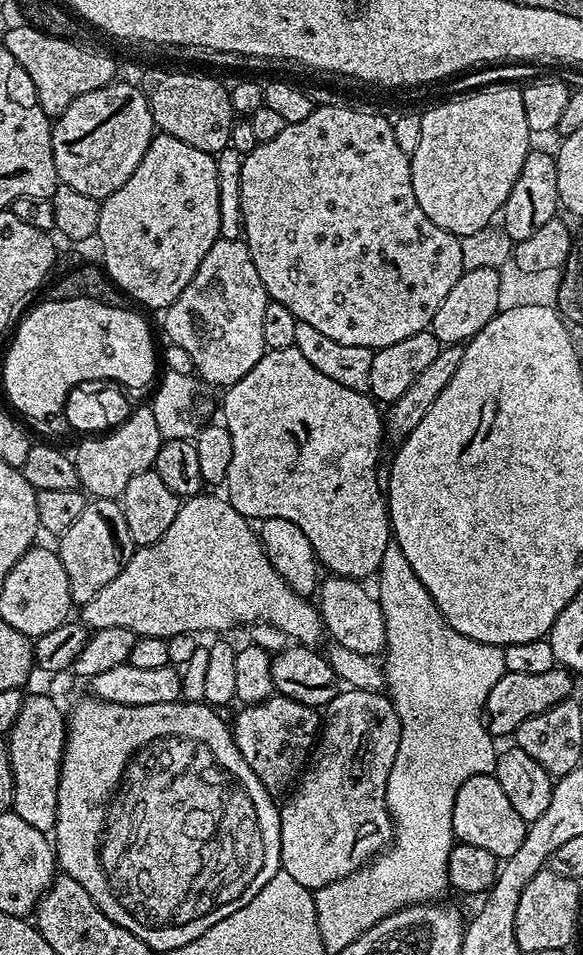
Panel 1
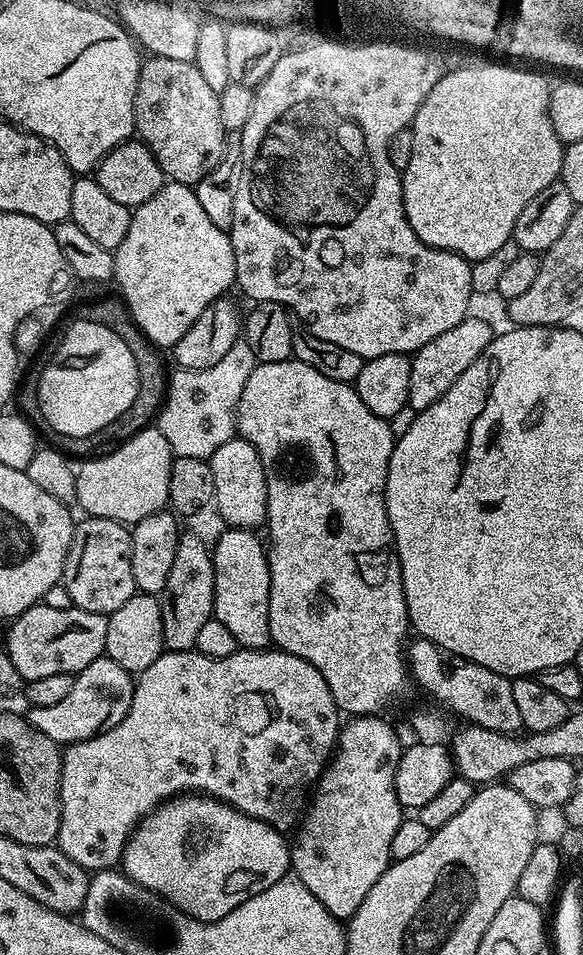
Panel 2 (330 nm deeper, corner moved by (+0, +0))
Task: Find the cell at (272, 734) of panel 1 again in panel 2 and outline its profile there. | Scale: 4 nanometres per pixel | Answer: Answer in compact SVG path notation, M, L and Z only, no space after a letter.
M240 648L226 658L210 658L195 650L191 652L166 650L152 665L146 666L144 672L139 673L135 685L132 708L126 714L126 718L118 722L118 726L99 732L89 740L69 744L63 749L60 758L60 829L56 835L56 844L60 851L66 854L66 858L78 862L78 866L82 866L92 874L115 869L121 863L124 844L131 839L140 821L149 816L165 800L171 800L181 794L203 794L212 797L213 800L221 800L223 804L238 809L254 820L261 820L282 833L287 833L288 828L297 827L302 809L309 799L310 789L314 782L320 779L320 773L324 771L336 747L336 738L342 727L342 713L330 694L330 686L326 686L326 678L322 678L322 674L318 674L318 670L310 666L310 662L279 650Z

